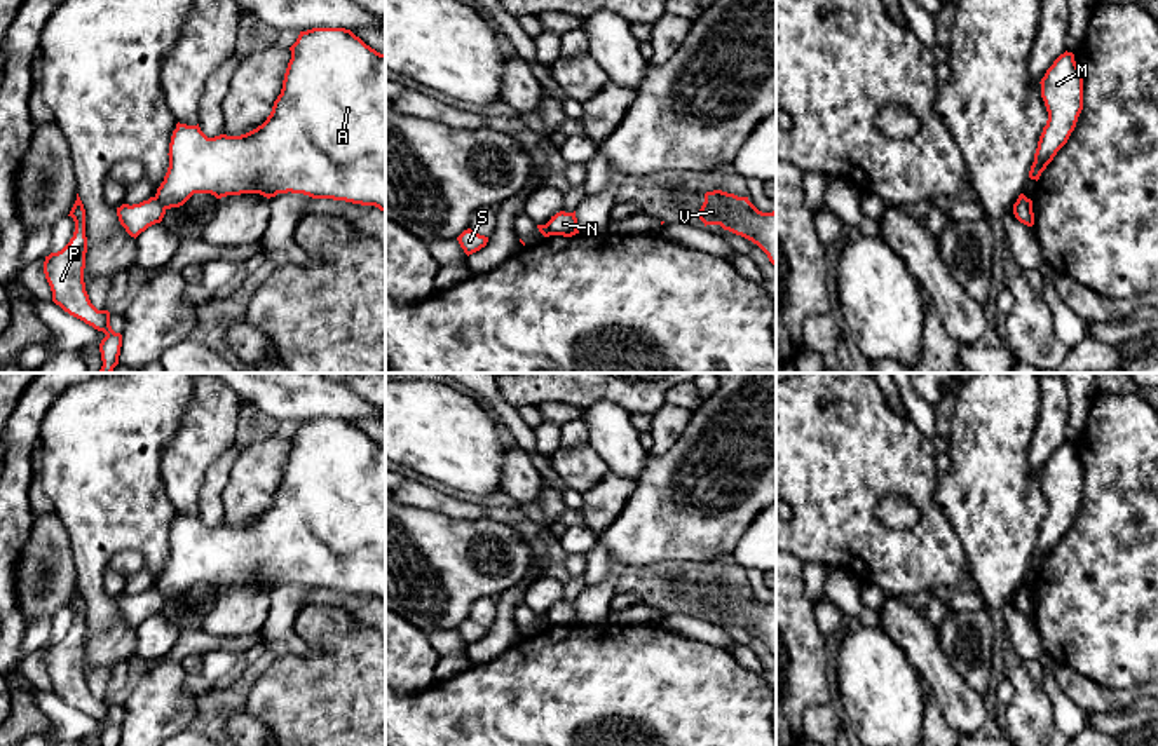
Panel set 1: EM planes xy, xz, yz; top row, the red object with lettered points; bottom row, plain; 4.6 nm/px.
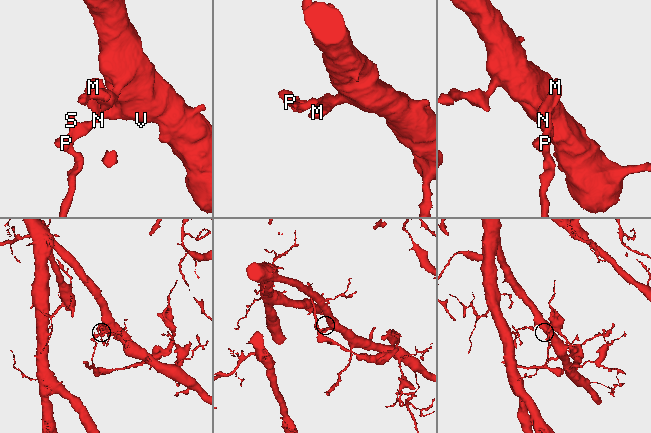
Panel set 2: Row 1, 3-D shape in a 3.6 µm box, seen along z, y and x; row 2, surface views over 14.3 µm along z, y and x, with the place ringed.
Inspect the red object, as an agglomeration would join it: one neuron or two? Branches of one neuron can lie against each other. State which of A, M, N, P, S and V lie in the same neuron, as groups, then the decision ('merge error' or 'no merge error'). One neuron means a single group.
A M N V / P S | merge error

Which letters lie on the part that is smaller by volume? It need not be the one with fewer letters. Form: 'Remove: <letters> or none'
Remove: P, S

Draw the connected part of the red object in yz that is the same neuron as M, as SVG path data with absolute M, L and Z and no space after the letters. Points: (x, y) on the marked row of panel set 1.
M1067 51L1060 54L1039 84L1048 120L1039 136L1029 171L1029 178L1036 181L1057 152L1067 143L1083 110L1083 77L1074 54Z

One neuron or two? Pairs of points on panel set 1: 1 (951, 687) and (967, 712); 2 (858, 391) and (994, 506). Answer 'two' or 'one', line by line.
1: one
2: two

